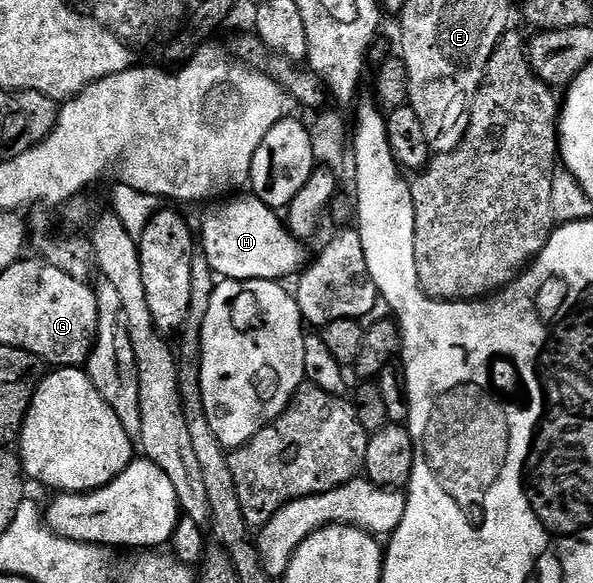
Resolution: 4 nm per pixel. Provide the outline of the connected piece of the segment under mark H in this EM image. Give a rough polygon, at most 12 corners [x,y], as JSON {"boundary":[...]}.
{"boundary":[[253,194],[215,205],[200,248],[221,279],[283,281],[307,248]]}

